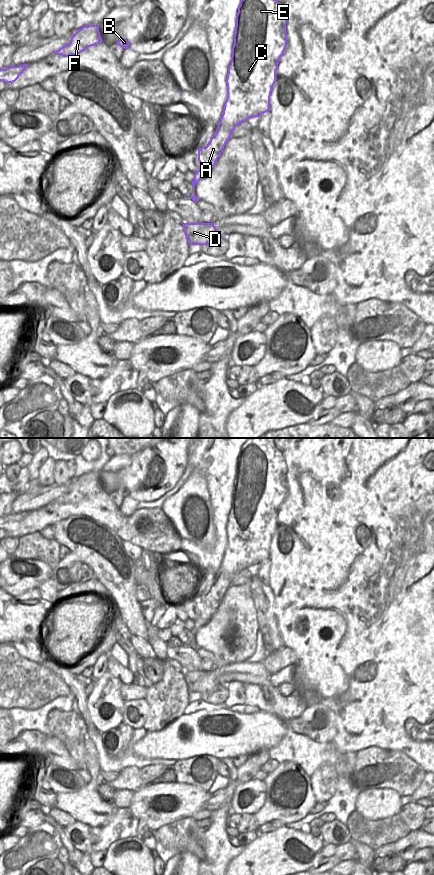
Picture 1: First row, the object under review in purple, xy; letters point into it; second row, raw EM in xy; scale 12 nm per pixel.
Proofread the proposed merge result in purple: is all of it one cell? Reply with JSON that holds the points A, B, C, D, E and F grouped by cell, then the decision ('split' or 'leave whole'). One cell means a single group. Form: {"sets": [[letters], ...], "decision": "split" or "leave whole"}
{"sets": [["A", "C", "D", "E"], ["B", "F"]], "decision": "split"}

